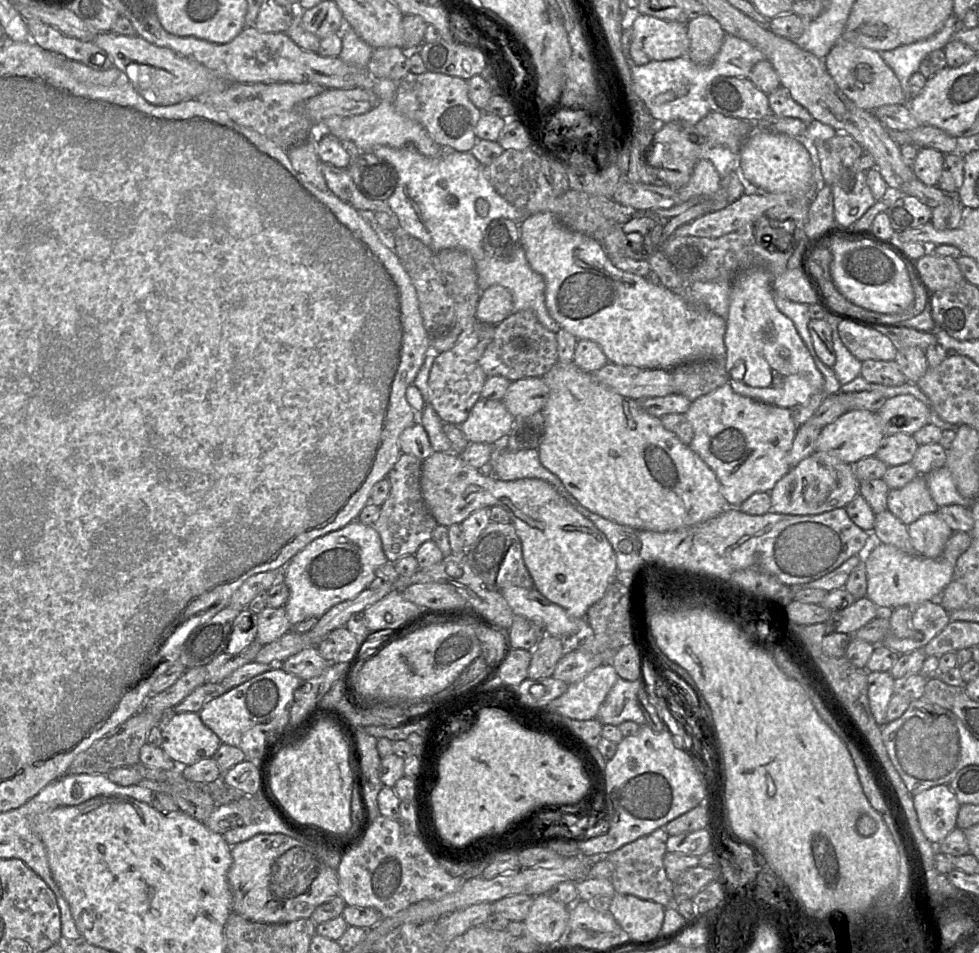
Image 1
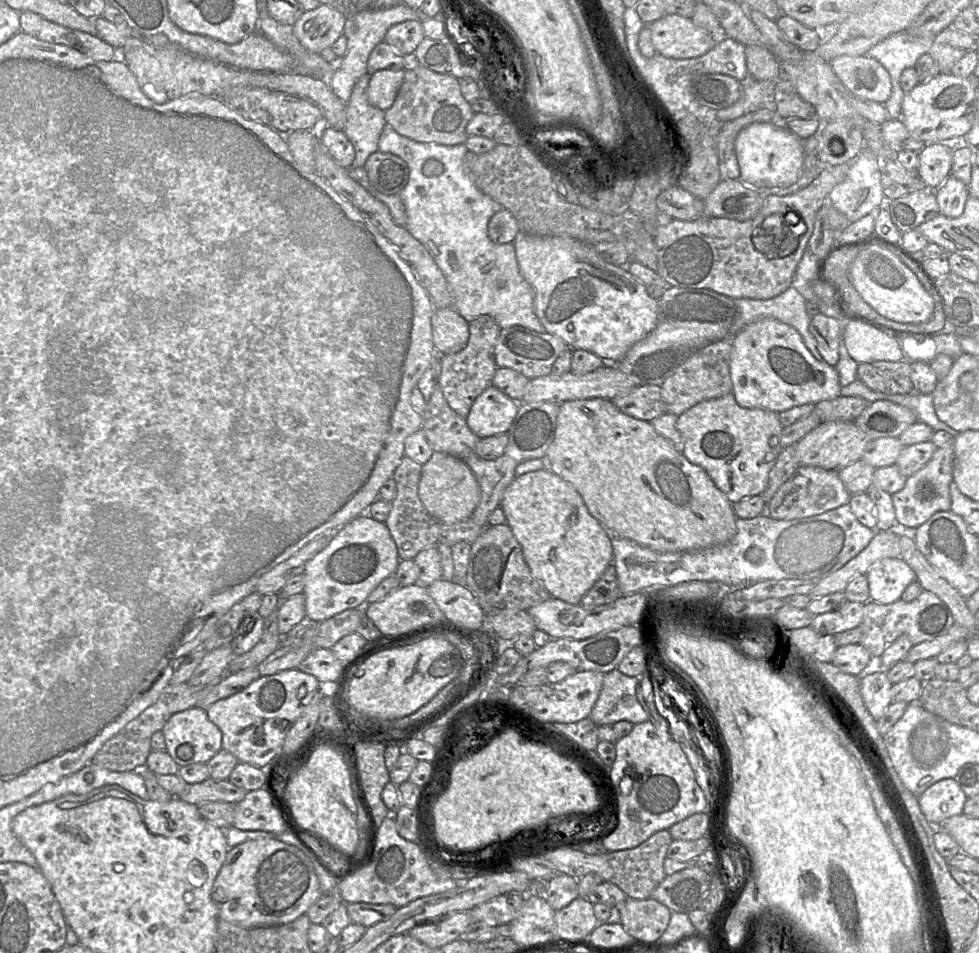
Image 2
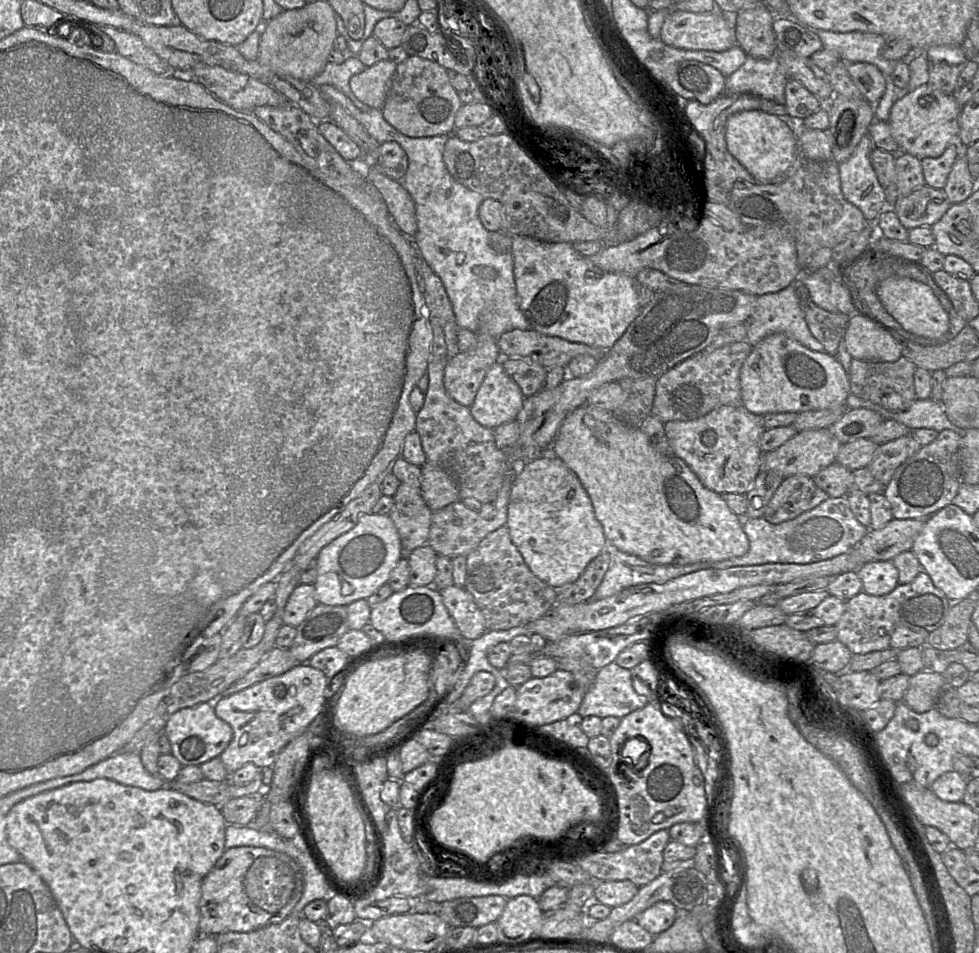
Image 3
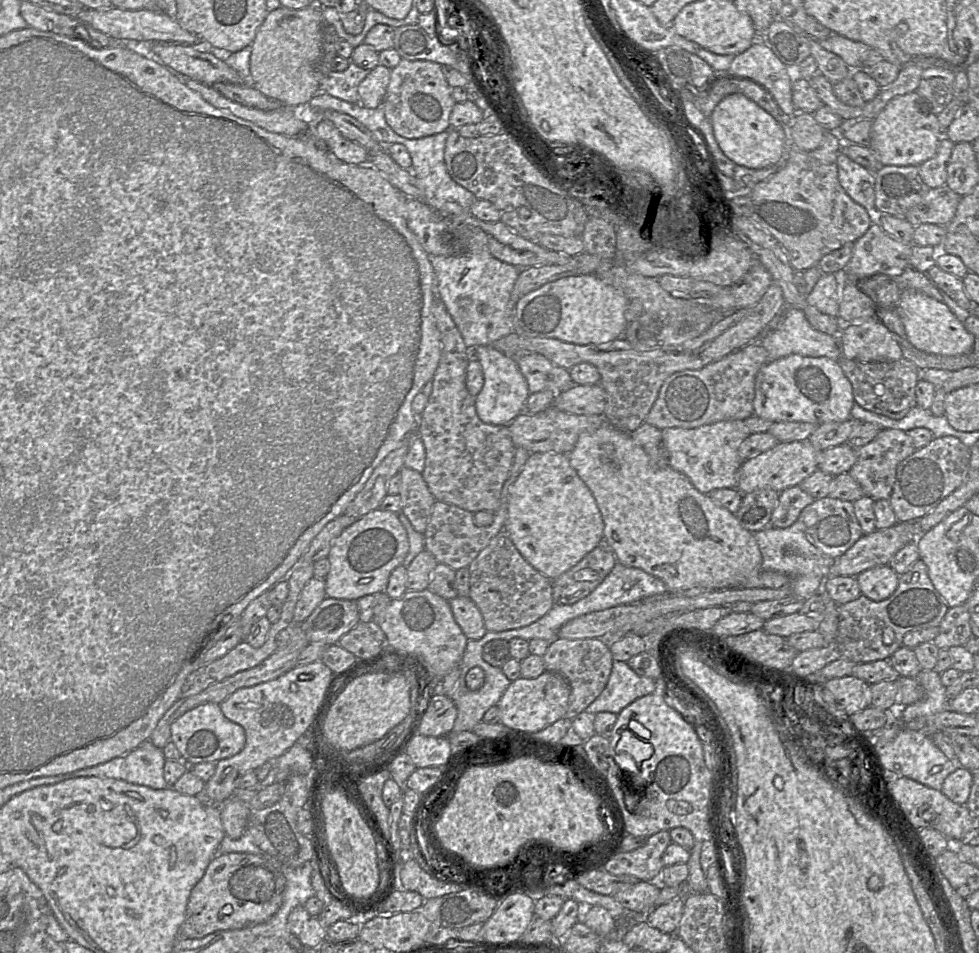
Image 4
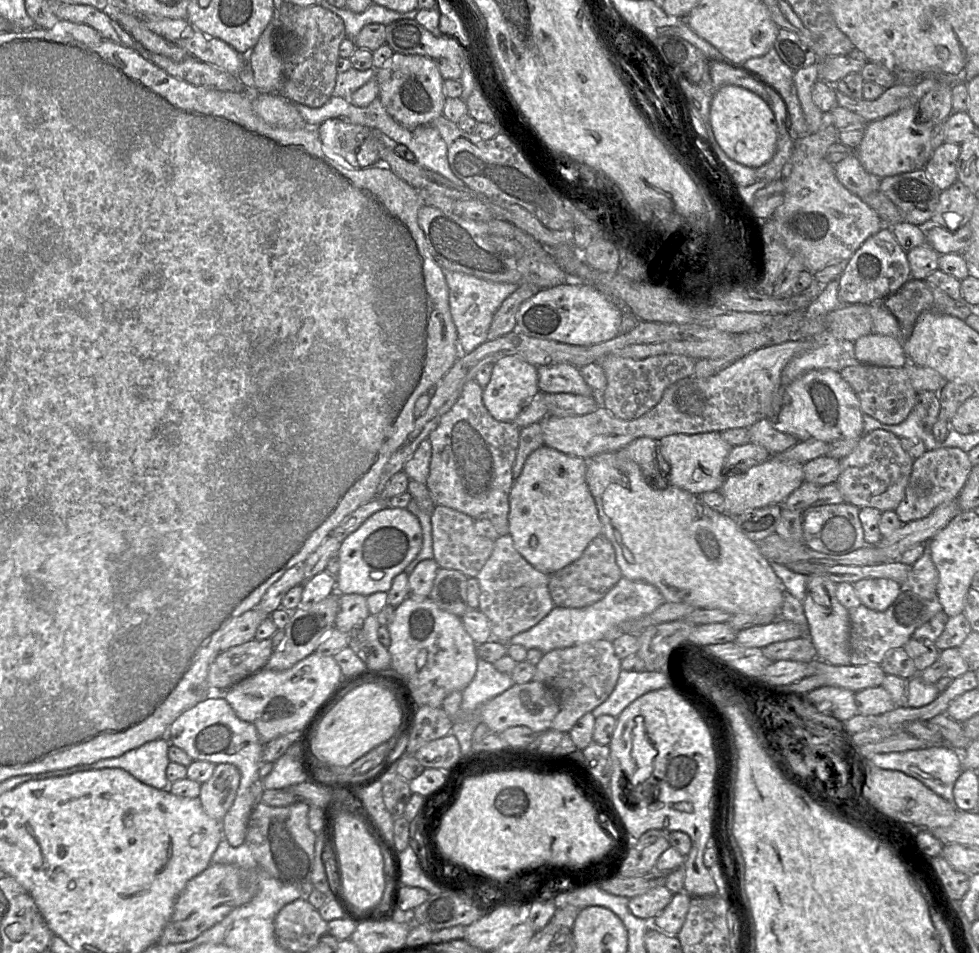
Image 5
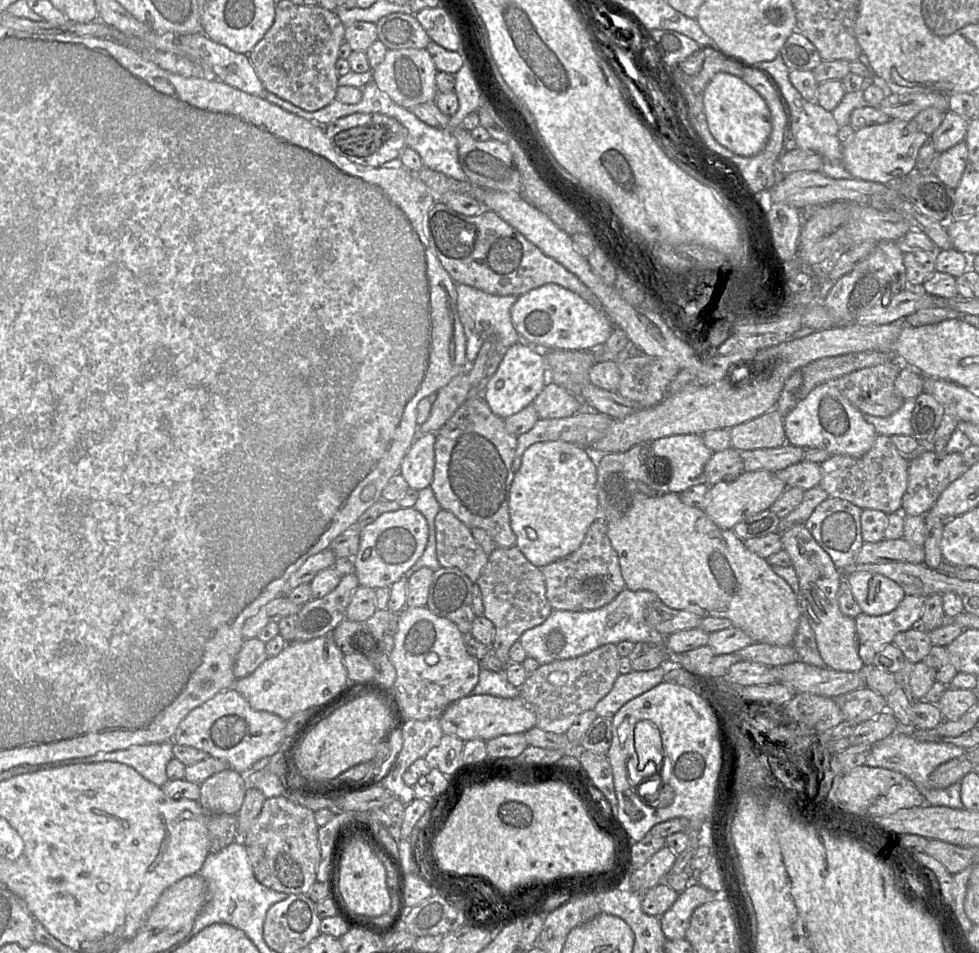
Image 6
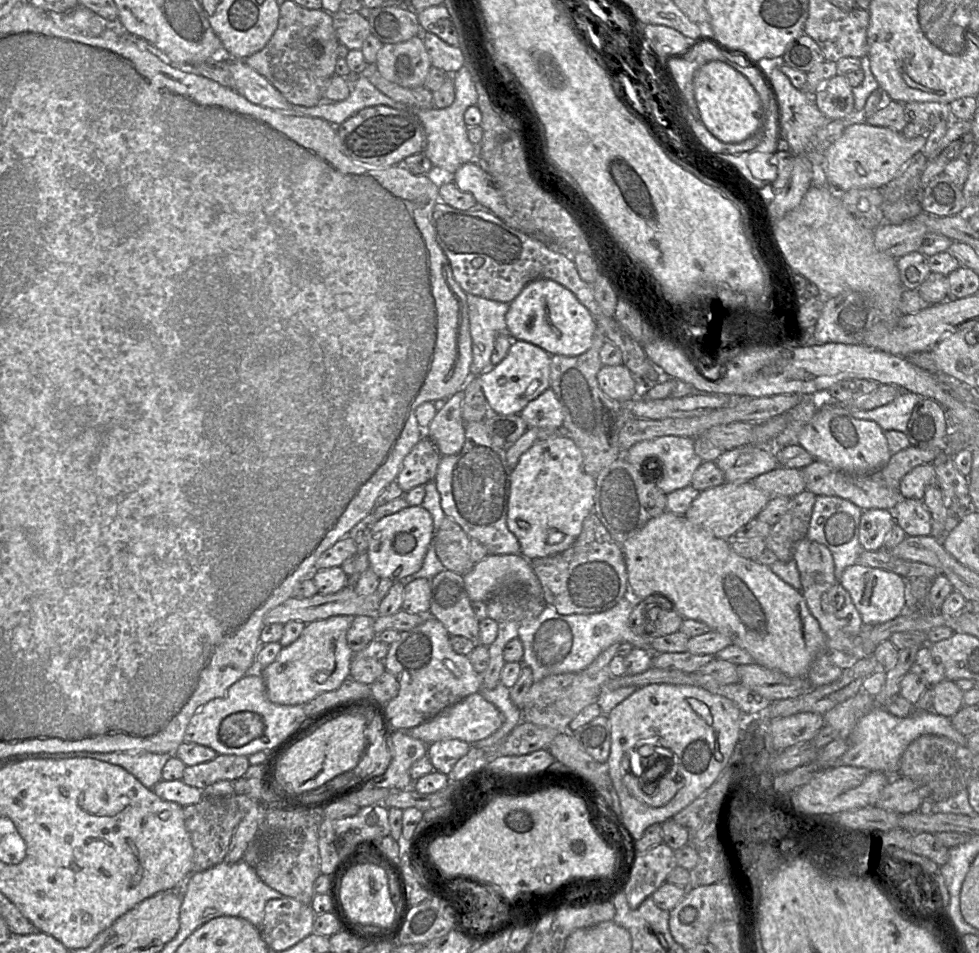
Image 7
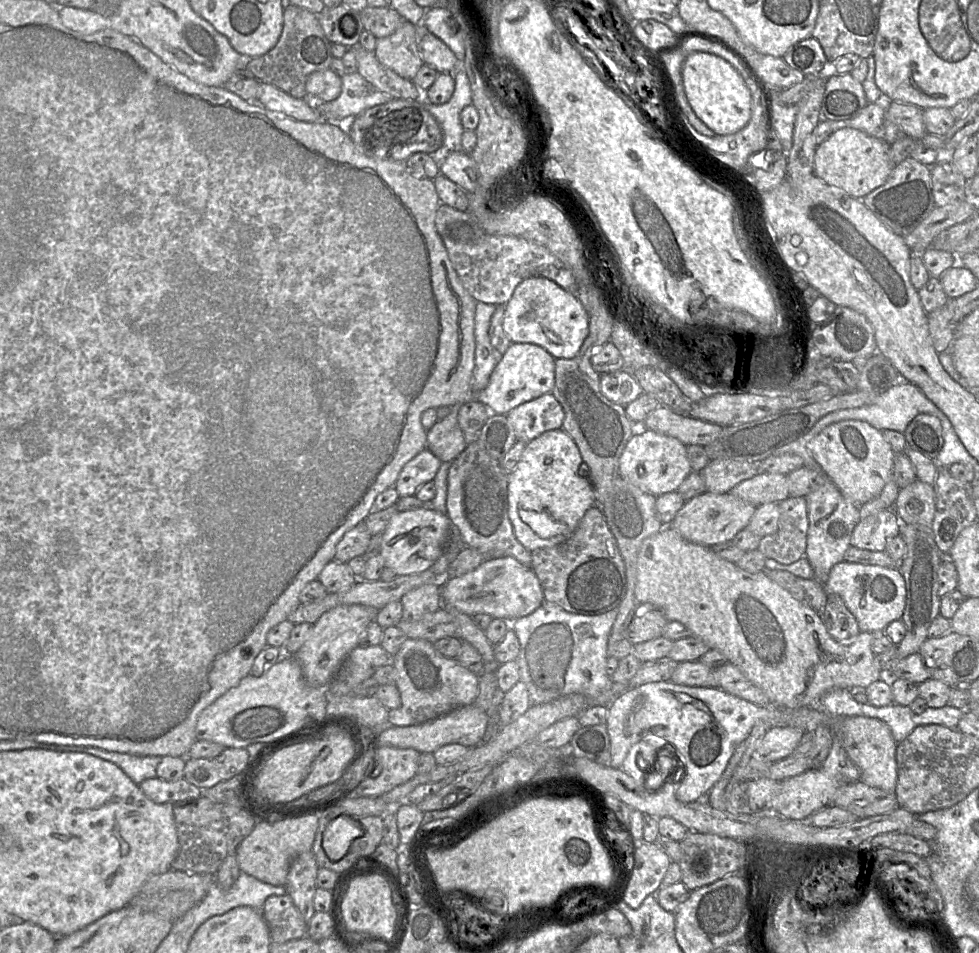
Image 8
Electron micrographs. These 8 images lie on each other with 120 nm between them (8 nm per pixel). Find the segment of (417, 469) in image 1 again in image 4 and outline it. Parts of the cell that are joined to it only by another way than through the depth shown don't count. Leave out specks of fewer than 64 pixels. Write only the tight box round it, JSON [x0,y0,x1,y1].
[399,466,436,534]

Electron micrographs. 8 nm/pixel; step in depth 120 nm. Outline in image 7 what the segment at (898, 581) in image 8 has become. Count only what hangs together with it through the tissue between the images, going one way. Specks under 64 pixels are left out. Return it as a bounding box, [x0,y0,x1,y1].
[839,563,906,626]

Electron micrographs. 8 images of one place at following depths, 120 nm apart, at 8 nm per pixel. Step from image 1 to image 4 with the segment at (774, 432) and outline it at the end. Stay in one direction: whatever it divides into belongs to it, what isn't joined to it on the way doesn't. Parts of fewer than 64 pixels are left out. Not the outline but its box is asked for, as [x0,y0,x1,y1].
[662,420,749,493]

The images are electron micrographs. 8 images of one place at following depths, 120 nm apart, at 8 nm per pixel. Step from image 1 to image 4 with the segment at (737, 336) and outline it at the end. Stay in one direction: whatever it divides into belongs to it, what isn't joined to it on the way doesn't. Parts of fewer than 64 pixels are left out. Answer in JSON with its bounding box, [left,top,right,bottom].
[754,354,855,425]

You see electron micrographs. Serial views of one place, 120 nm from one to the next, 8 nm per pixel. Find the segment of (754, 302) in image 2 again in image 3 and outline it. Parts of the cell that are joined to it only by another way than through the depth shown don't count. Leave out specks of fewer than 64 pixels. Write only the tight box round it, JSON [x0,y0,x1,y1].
[745,283,824,351]

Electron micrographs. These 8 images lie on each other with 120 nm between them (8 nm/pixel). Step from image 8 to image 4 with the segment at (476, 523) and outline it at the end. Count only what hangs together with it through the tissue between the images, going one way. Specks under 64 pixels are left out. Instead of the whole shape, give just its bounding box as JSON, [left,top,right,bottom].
[418,297,515,513]

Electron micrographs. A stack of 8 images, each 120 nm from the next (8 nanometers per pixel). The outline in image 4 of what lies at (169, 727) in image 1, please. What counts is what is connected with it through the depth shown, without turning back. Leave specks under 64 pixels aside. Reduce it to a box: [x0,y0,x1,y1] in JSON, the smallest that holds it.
[171,703,245,767]

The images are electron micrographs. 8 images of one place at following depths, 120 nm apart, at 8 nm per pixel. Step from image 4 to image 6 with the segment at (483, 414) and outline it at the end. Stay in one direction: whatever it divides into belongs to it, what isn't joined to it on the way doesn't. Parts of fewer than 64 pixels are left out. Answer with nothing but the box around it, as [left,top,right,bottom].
[482,340,547,418]

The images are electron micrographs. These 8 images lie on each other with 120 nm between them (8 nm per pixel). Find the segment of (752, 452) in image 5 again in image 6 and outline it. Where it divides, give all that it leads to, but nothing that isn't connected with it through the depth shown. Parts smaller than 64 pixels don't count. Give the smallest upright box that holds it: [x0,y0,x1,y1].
[705,449,743,486]

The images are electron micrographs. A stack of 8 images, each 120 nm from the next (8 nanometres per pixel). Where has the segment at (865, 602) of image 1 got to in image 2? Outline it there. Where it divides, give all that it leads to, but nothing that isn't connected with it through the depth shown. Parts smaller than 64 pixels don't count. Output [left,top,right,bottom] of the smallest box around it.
[811,602,865,635]

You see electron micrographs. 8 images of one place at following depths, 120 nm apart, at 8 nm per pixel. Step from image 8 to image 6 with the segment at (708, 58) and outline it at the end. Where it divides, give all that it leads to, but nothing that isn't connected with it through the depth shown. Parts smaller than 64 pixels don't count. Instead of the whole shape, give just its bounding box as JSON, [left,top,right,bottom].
[703,67,771,156]

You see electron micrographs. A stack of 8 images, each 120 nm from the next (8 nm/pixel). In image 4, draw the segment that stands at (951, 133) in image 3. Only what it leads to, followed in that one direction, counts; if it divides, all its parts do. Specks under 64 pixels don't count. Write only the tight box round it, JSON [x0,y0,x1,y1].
[869,91,942,166]

